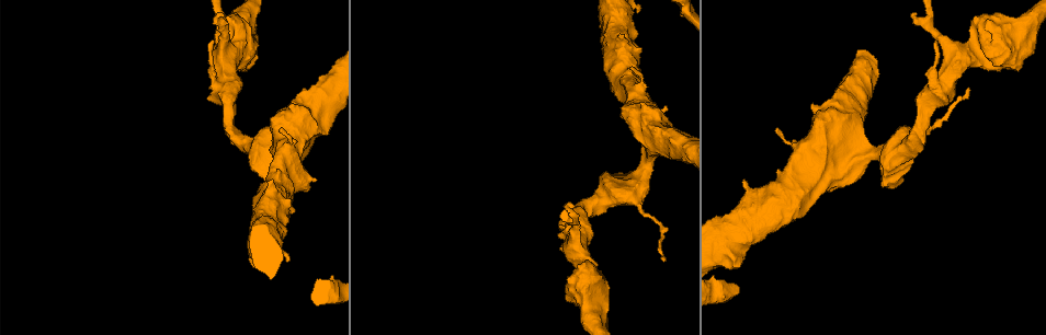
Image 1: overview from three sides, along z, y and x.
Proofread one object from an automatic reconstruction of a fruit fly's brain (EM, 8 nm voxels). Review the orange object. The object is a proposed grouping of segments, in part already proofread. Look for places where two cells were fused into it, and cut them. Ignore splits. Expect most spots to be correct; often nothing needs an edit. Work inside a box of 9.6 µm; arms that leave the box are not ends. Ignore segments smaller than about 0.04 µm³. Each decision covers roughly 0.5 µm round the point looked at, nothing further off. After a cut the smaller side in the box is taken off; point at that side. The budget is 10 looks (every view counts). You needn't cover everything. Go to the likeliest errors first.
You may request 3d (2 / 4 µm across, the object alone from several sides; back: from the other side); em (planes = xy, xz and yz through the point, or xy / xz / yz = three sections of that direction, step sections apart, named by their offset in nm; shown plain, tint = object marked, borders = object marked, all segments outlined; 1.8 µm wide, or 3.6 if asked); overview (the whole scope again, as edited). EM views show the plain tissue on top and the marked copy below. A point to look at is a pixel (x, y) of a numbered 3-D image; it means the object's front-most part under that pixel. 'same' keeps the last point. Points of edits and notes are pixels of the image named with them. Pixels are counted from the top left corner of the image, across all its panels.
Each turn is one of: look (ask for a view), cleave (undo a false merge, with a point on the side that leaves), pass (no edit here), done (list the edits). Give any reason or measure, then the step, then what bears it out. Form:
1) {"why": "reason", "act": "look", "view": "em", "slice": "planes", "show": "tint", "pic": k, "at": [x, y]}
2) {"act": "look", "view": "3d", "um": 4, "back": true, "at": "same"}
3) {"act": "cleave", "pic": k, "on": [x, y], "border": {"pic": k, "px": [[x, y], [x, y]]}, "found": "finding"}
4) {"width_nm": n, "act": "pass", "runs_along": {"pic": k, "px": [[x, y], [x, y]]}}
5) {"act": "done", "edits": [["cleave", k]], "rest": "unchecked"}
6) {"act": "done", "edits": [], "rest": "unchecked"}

{"why": "sharp bend", "act": "look", "view": "3d", "um": 4, "pic": 1, "at": [853, 145]}

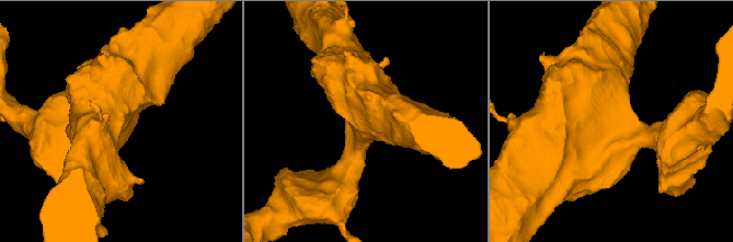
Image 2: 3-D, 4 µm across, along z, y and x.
{"why": "shape alone is not enough", "act": "look", "view": "em", "um": 3.6, "slice": "yz", "step": 8, "show": "tint", "pic": 2, "at": [611, 122]}

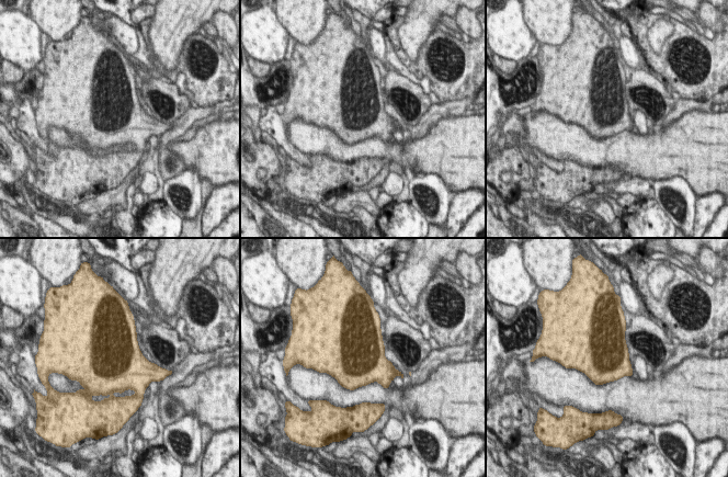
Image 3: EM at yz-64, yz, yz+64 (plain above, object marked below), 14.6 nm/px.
{"why": "another direction", "act": "look", "view": "em", "um": 3.6, "slice": "planes", "show": "borders", "at": "same"}

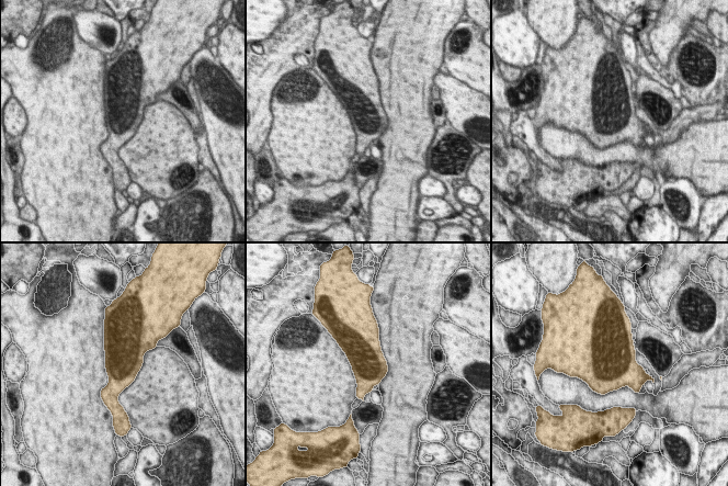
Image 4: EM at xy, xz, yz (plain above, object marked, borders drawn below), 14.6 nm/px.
{"act": "pass", "found": "continuous, no second cell"}

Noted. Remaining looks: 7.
{"why": "sudden change in width", "act": "look", "view": "em", "slice": "planes", "show": "borders", "pic": 1, "at": [596, 201]}

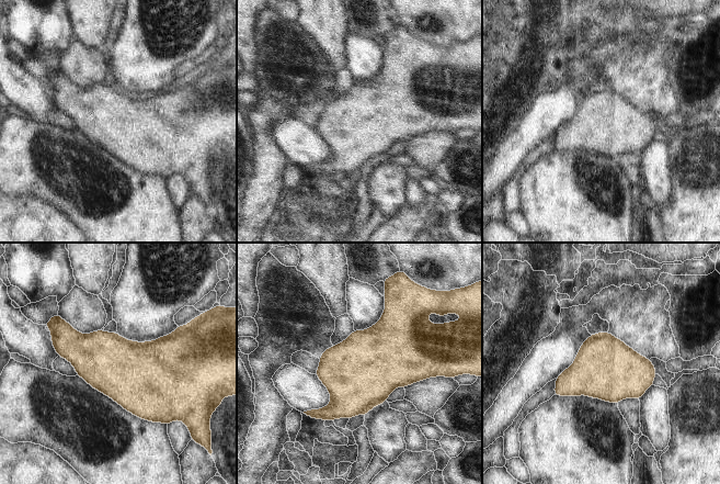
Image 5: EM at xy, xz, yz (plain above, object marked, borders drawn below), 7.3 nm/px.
{"width_nm": 460, "act": "pass", "found": "continuous, no second cell"}

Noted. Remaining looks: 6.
{"act": "look", "view": "3d", "um": 4, "back": true, "pic": 1, "at": [572, 245]}

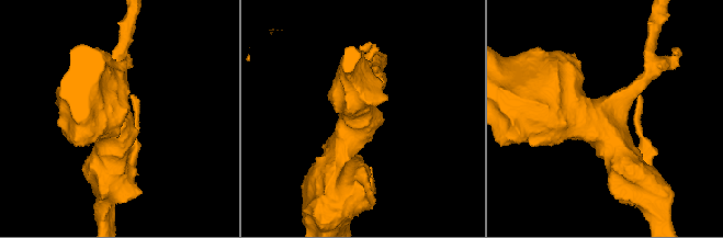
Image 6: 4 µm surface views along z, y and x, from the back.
{"arms": 3, "arm_widths_nm": [240, 550, 650], "why": "need the tissue", "act": "look", "view": "em", "um": 3.6, "slice": "planes", "show": "tint", "pic": 6, "at": [608, 113]}

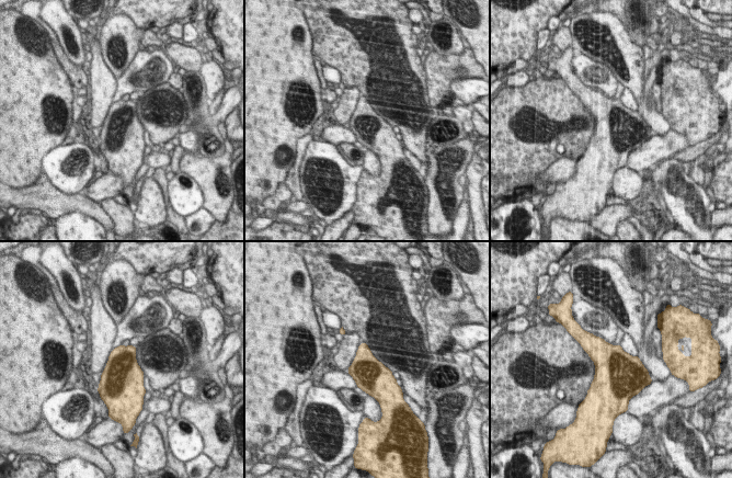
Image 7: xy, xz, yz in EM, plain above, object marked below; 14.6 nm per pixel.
{"act": "pass", "found": "all the same cell"}

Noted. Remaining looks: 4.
{"act": "look", "view": "3d", "um": 4, "back": true, "pic": 1, "at": [274, 168]}

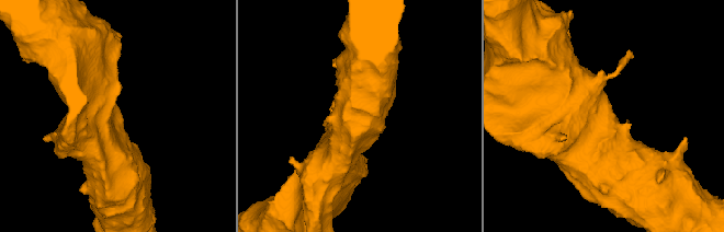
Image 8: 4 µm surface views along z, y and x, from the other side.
{"act": "look", "view": "em", "um": 3.6, "slice": "xy", "step": 4, "show": "tint", "pic": 8, "at": [611, 117]}

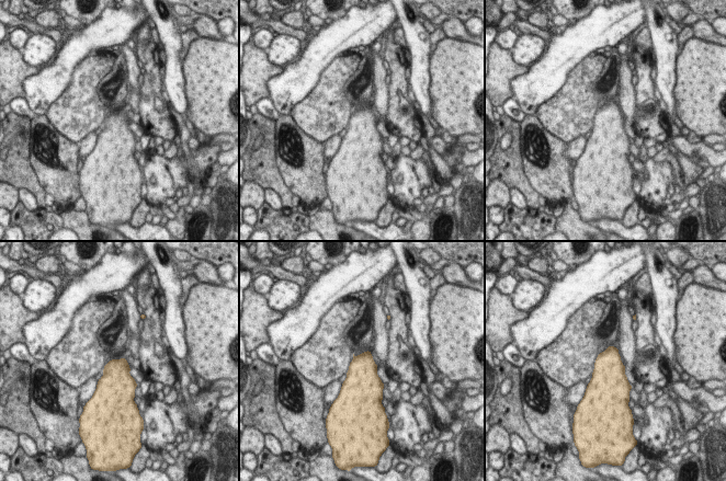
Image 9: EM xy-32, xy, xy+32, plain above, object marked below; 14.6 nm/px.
{"why": "another direction", "act": "look", "view": "em", "um": 3.6, "slice": "planes", "show": "borders", "at": "same"}

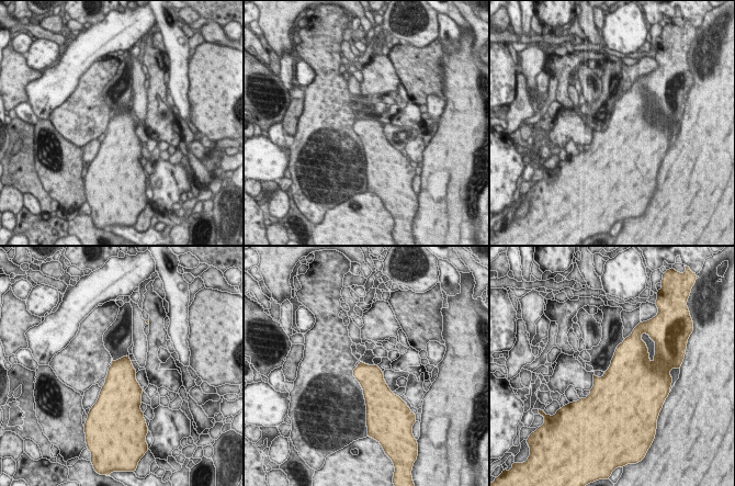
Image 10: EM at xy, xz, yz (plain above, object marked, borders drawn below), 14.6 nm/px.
{"width_nm": 380, "act": "pass", "found": "all the same cell"}

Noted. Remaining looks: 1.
{"act": "done", "edits": [], "rest": "unchecked"}

